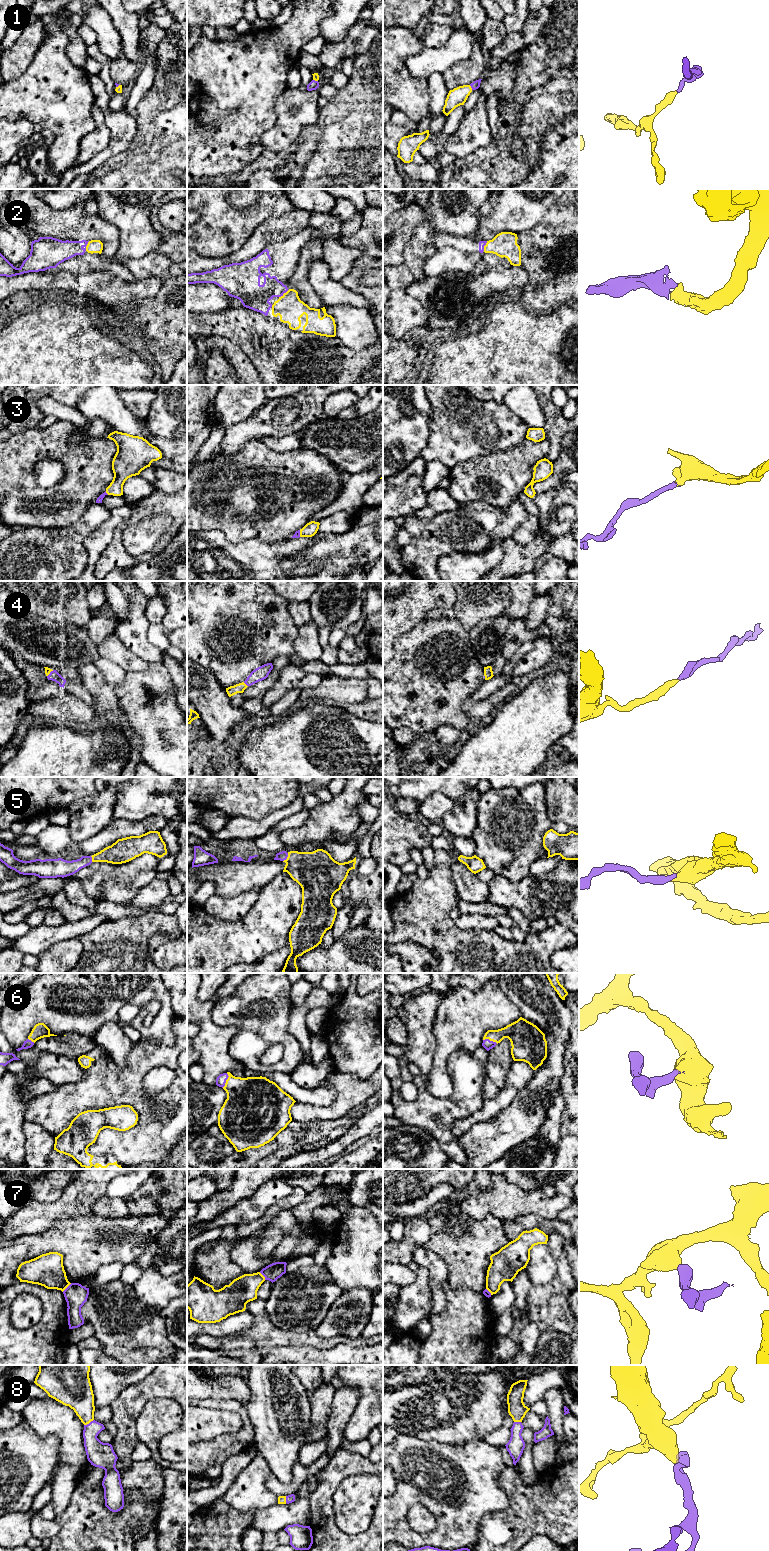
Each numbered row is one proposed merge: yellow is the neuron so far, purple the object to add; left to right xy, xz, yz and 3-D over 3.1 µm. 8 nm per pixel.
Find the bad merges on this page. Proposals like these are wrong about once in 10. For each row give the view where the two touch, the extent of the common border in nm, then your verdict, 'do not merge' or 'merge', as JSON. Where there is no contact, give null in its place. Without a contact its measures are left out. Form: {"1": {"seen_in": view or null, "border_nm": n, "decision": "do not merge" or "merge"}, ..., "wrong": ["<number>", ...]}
{"1": {"seen_in": "yz", "border_nm": 50, "decision": "merge"}, "2": {"seen_in": "xz", "border_nm": 100, "decision": "merge"}, "3": {"seen_in": "xy", "border_nm": 40, "decision": "merge"}, "4": {"seen_in": "xz", "border_nm": 50, "decision": "merge"}, "5": {"seen_in": "xz", "border_nm": 80, "decision": "merge"}, "6": {"seen_in": "xz", "border_nm": 130, "decision": "merge"}, "7": {"seen_in": "xy", "border_nm": 100, "decision": "do not merge"}, "8": {"seen_in": "xy", "border_nm": 90, "decision": "merge"}, "wrong": ["7"]}

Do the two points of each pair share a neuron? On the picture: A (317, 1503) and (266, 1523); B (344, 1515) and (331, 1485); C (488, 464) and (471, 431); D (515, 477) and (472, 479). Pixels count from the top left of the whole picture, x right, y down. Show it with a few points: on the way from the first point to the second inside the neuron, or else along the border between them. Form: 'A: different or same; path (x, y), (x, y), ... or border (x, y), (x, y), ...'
A: different; border (317, 1484), (309, 1498), (308, 1525)
B: different; border (351, 1475), (347, 1476), (340, 1483), (331, 1499)
C: different; border (507, 450), (477, 455), (461, 462)
D: same; path (504, 477), (493, 477), (483, 474)

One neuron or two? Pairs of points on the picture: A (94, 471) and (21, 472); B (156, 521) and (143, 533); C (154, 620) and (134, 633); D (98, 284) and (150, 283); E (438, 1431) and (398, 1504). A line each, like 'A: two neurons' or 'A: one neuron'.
A: one neuron
B: one neuron
C: two neurons
D: one neuron
E: two neurons

